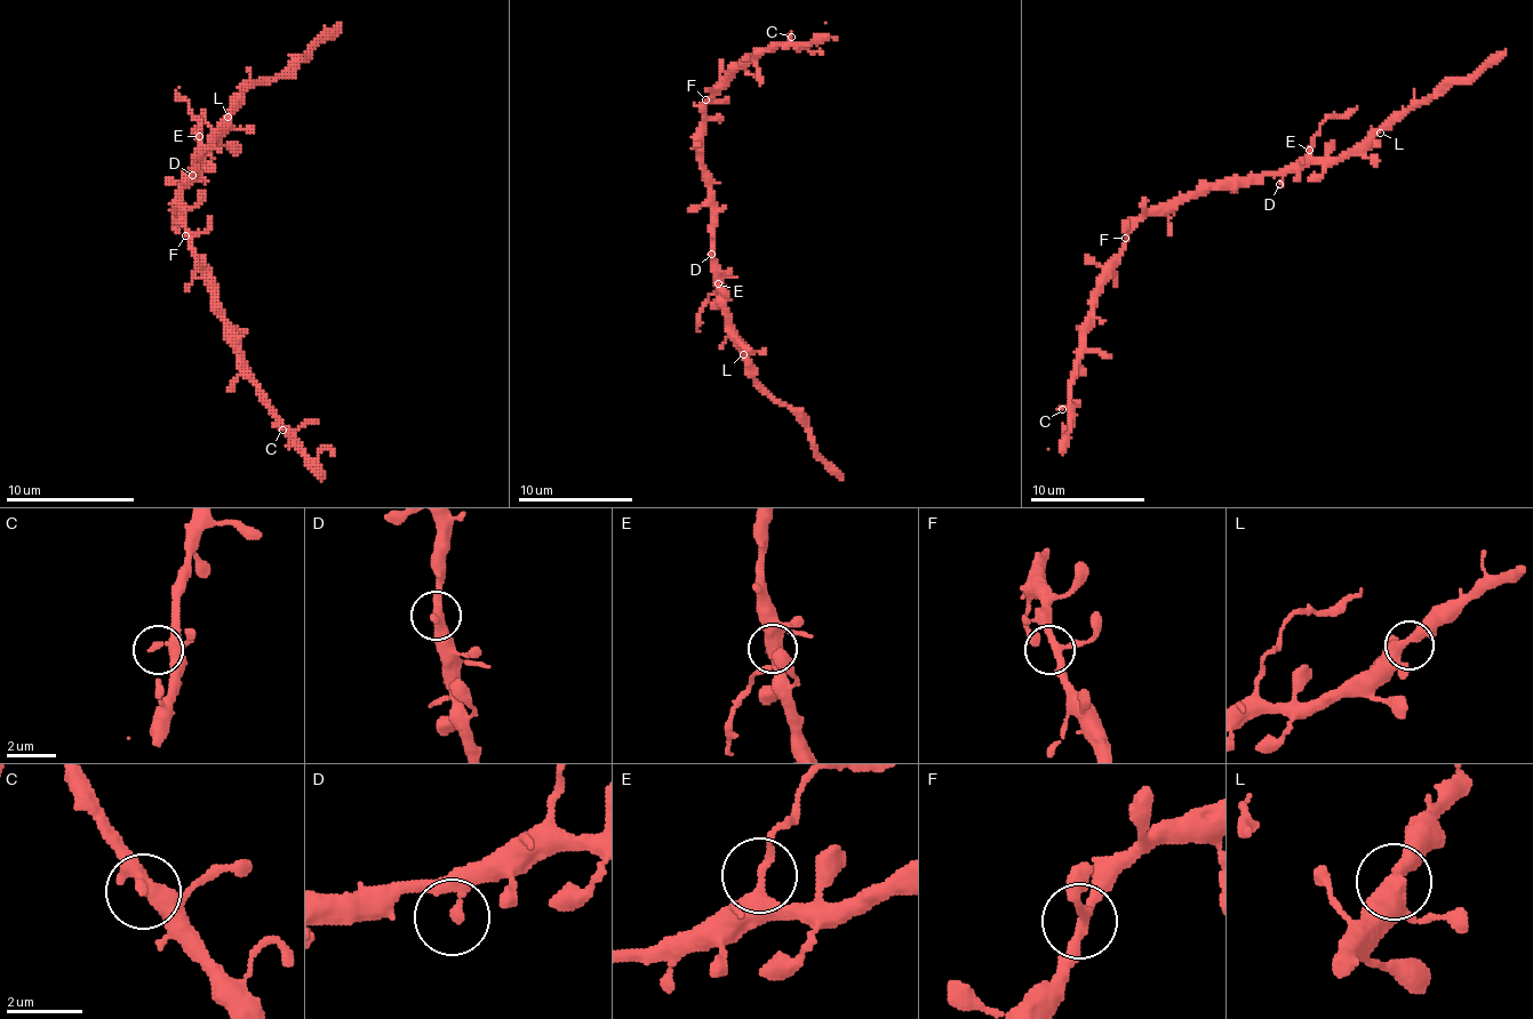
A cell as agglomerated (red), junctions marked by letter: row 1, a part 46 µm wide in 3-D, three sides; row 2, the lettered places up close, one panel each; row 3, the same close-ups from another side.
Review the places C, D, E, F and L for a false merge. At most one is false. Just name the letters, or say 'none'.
E

